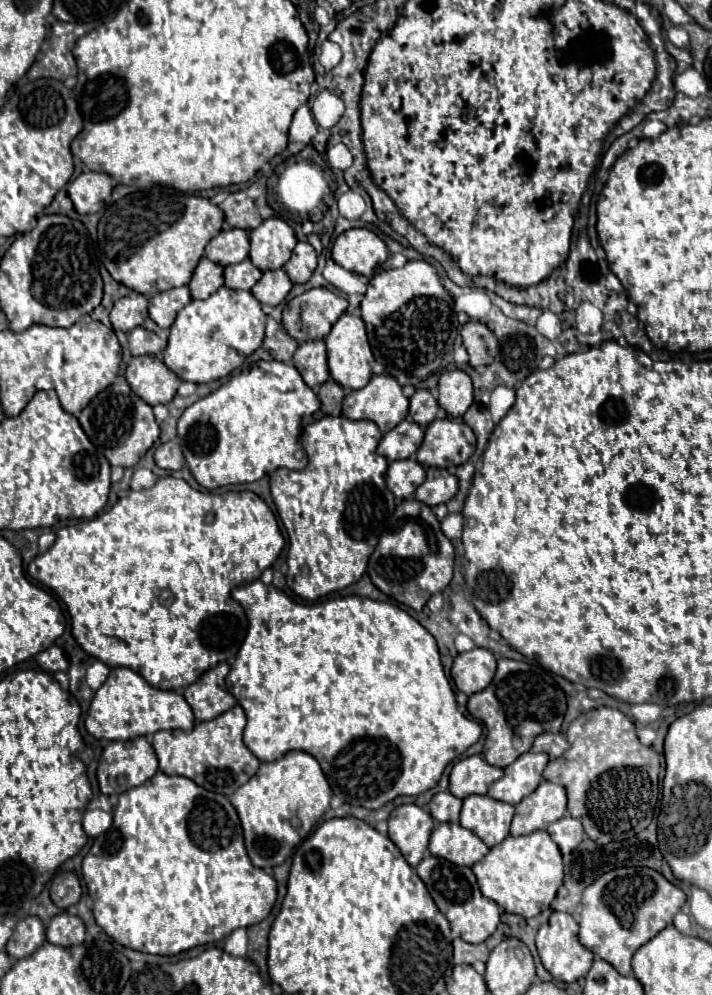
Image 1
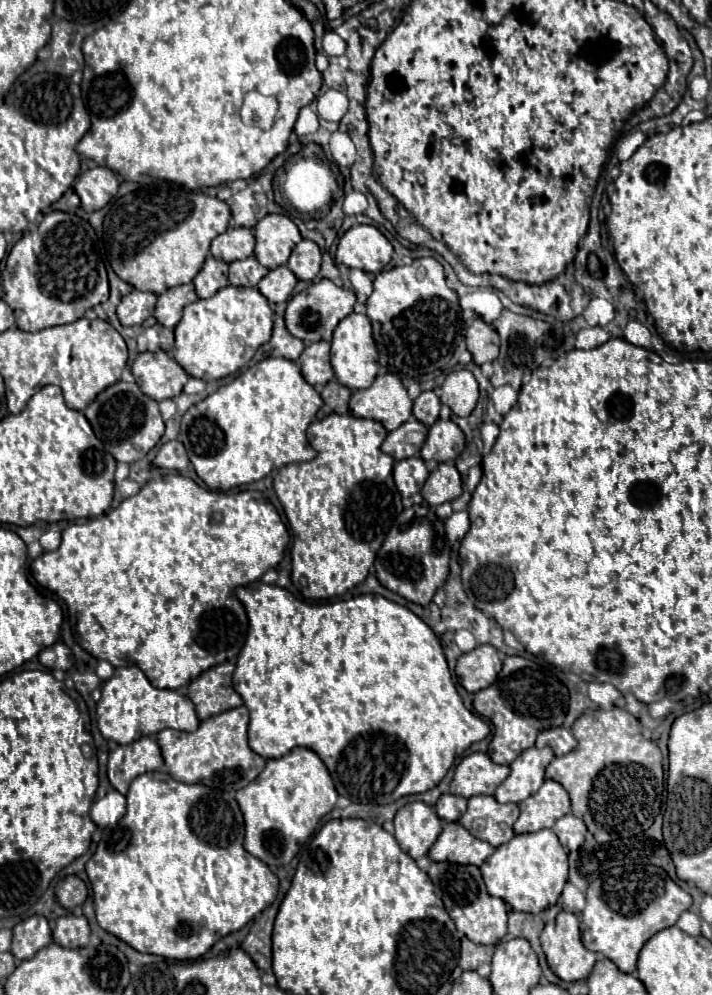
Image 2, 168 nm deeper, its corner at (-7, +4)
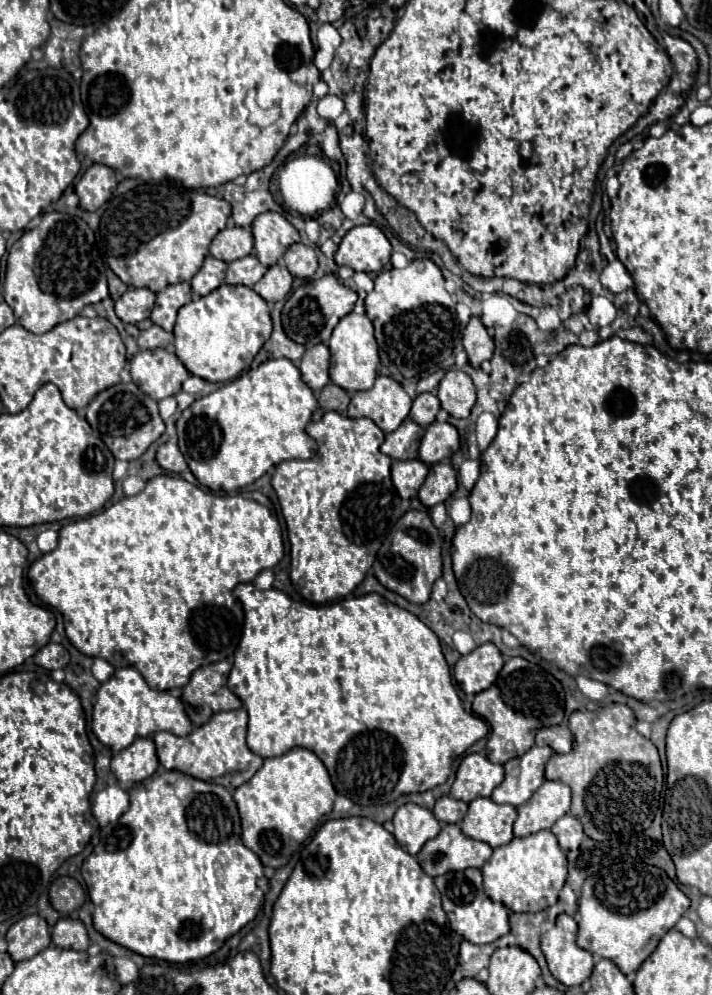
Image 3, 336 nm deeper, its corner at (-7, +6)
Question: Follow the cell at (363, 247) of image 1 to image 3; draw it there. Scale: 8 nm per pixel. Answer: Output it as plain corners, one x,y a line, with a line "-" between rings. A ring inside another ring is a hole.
359,225
345,233
339,243
334,260
337,265
347,265
355,271
377,273
389,263
391,243
375,225

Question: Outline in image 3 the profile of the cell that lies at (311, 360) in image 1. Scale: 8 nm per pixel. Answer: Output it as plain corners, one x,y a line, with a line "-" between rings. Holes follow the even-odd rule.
325,343
309,347
299,363
299,371
313,391
325,387
329,383
329,347

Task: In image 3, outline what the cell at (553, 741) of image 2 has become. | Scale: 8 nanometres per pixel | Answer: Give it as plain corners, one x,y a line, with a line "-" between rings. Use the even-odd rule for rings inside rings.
543,727
537,731
537,745
549,745
555,753
569,753
573,747
573,735
567,727

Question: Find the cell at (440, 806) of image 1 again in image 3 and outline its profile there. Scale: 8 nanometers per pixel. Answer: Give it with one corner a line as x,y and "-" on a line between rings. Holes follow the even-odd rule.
449,795
439,797
435,807
433,807
435,817
439,821
445,821
445,823
459,823
463,819
465,811
467,811
467,803
459,801
459,799
453,799

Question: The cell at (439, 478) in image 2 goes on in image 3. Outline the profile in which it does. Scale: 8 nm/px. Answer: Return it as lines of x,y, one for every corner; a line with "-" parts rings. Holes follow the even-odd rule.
435,463
429,469
429,475
419,489
419,499
425,507
433,507
437,503
447,501
457,491
457,471
451,463

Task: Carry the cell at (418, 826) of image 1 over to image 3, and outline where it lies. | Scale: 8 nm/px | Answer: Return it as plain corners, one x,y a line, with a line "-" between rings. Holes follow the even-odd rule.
405,803
395,811
393,817
393,825
395,825
395,839
401,845
403,851
407,851
409,855
417,855
419,849
433,837
439,835
441,825
435,819
435,815
421,805
415,803

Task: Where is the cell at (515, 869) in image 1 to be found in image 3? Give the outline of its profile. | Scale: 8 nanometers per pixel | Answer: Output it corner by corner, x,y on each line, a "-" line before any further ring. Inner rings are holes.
539,831
527,837
515,837
507,845
493,849
493,855
481,867
485,893
511,911
537,913
557,903
557,895
567,879
567,857
551,831

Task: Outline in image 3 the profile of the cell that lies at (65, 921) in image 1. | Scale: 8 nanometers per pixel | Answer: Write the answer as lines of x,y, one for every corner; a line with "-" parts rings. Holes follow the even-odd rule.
63,917
53,927
53,943
63,949
85,951
89,947
87,929
81,921
71,919
71,917

